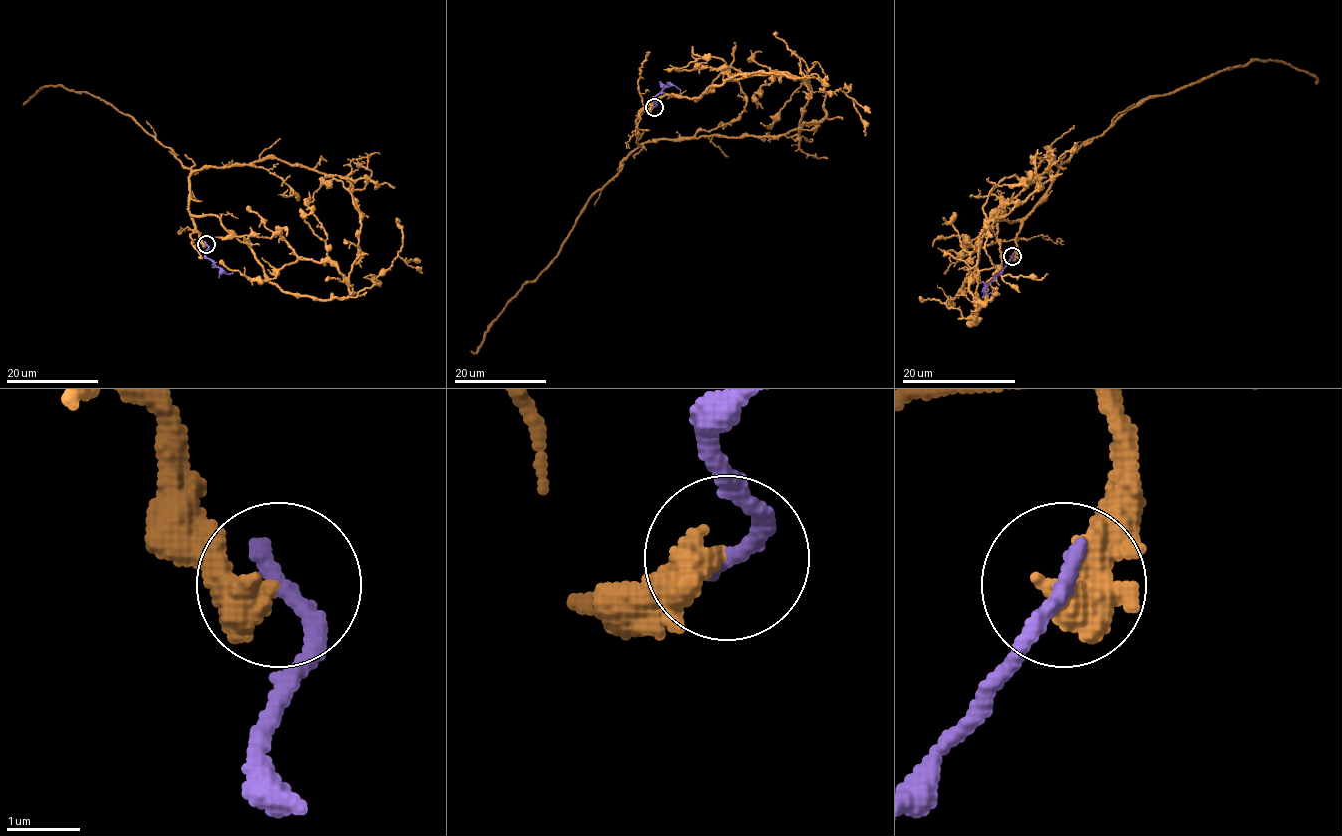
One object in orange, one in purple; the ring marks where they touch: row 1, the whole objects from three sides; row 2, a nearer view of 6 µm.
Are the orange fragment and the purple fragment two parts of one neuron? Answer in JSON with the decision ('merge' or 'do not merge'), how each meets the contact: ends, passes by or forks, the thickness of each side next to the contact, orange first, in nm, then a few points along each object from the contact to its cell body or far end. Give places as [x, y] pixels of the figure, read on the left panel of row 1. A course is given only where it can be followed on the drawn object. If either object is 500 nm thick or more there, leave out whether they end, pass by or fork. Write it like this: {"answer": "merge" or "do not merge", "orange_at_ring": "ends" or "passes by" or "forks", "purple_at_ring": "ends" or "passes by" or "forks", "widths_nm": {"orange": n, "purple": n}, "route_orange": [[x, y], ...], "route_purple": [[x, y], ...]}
{"answer": "do not merge", "widths_nm": {"orange": 550, "purple": 280}, "route_orange": [[206, 244], [192, 215], [216, 216], [284, 291], [349, 294], [329, 262], [296, 260], [252, 280], [219, 261]], "route_purple": [[206, 244], [206, 255], [217, 267], [232, 272]]}

